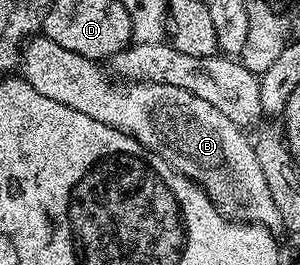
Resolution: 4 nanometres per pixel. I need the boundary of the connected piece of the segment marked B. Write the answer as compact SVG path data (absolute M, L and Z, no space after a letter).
M44 35L35 36L25 42L24 57L30 61L38 57L38 69L25 70L24 76L36 91L40 91L40 95L44 95L44 99L56 99L56 103L64 103L80 111L80 115L88 115L88 119L96 119L108 127L124 131L129 137L135 137L144 148L151 149L153 153L164 158L174 168L175 173L187 177L189 181L195 181L210 196L210 202L223 217L264 225L271 231L282 225L280 211L276 211L276 203L272 203L268 183L260 172L260 162L256 159L251 138L242 134L245 133L243 126L232 123L232 119L228 119L224 111L212 107L212 103L200 99L200 95L192 95L192 91L184 91L184 87L172 87L168 83L115 79L109 72L106 74L102 70L103 66L99 62L84 59L84 55L76 55L60 47L60 43L52 43L52 39Z

